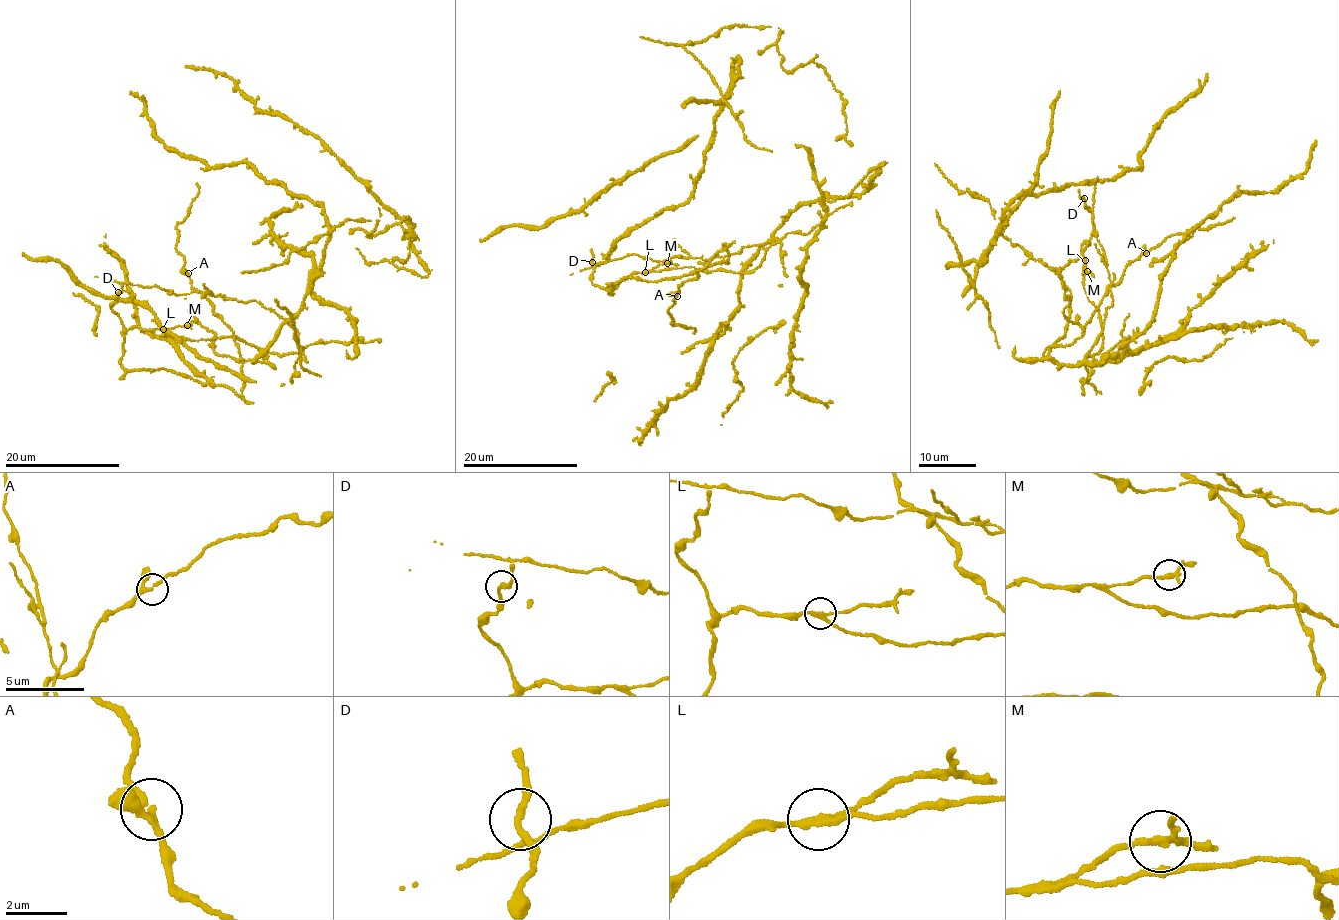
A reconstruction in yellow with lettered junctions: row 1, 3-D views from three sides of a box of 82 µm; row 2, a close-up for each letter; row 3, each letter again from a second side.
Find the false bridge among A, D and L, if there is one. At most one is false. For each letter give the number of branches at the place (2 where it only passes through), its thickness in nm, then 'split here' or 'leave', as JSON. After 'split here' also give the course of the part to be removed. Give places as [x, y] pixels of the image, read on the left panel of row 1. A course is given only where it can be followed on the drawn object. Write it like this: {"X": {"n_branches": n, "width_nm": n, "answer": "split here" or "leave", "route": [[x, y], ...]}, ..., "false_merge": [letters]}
{"A": {"n_branches": 3, "width_nm": 200, "answer": "leave"}, "D": {"n_branches": 2, "width_nm": 200, "answer": "leave"}, "L": {"n_branches": 3, "width_nm": 190, "answer": "split here", "route": [[162, 328], [197, 321]]}, "false_merge": ["L"]}

